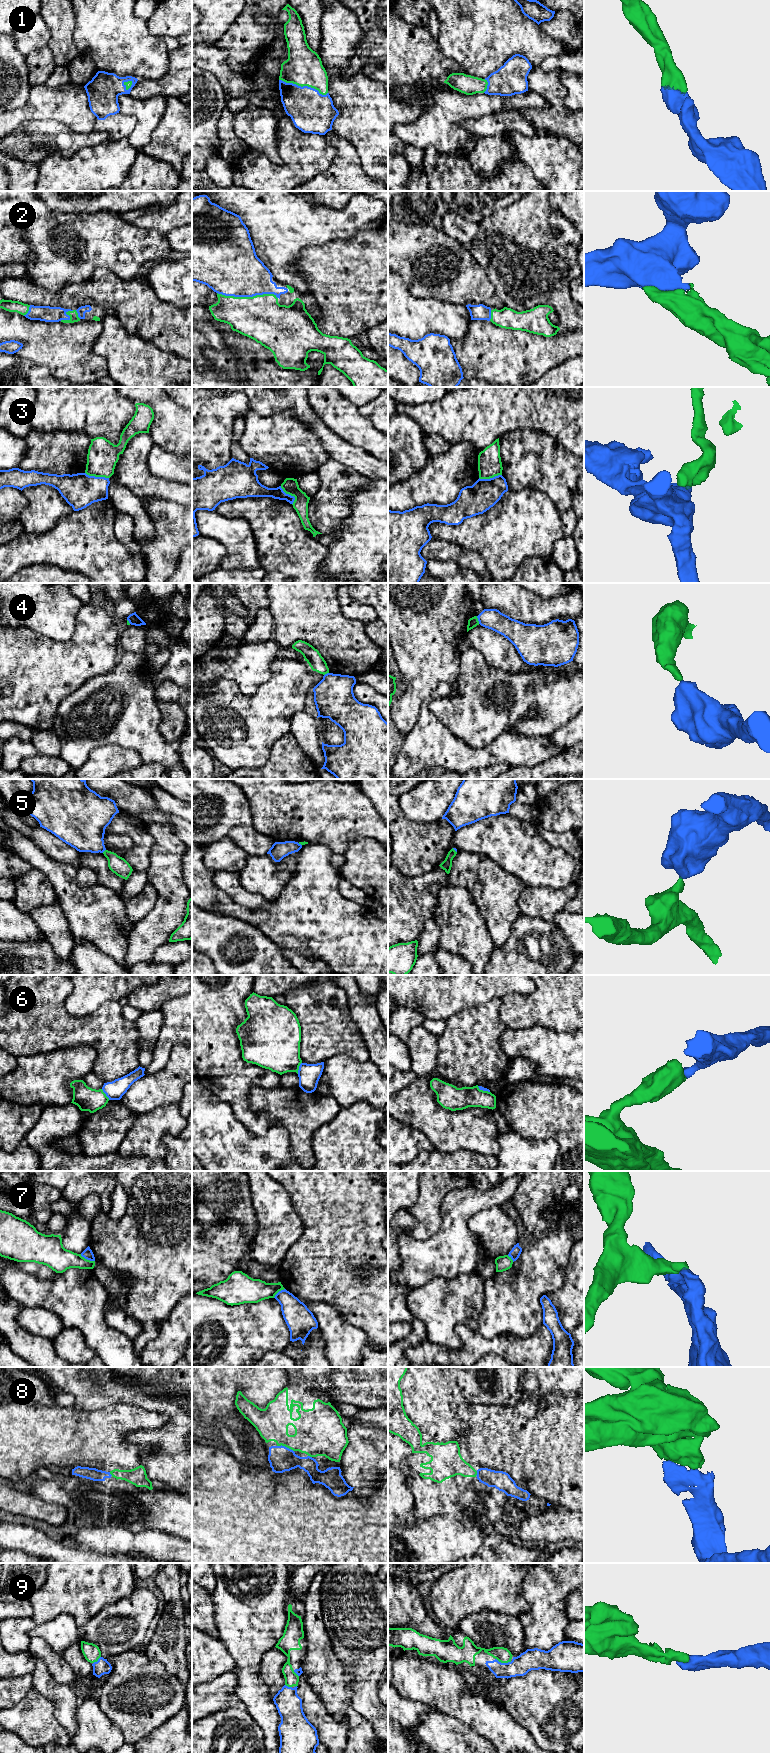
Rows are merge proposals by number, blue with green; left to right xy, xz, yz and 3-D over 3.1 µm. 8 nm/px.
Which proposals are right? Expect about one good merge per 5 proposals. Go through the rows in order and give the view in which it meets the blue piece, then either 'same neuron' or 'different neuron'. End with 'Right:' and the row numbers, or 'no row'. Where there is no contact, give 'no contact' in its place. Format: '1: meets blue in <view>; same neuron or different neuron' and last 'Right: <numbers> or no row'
1: meets blue in xz; same neuron
2: meets blue in xz; same neuron
3: meets blue in xy; different neuron
4: meets blue in yz; different neuron
5: meets blue in xy; different neuron
6: meets blue in xz; different neuron
7: meets blue in xy; different neuron
8: meets blue in xz; same neuron
9: meets blue in yz; same neuron
Right: 1, 2, 8, 9

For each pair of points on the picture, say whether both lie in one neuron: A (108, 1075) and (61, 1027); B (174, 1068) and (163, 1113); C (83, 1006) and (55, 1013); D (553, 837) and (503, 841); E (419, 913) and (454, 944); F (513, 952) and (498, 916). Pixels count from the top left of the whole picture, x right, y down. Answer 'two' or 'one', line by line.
A: one
B: two
C: two
D: two
E: two
F: two

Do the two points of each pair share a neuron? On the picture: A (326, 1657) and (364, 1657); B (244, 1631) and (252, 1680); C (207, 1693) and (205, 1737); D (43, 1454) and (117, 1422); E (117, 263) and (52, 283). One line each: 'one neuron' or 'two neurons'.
A: two neurons
B: one neuron
C: two neurons
D: one neuron
E: one neuron

